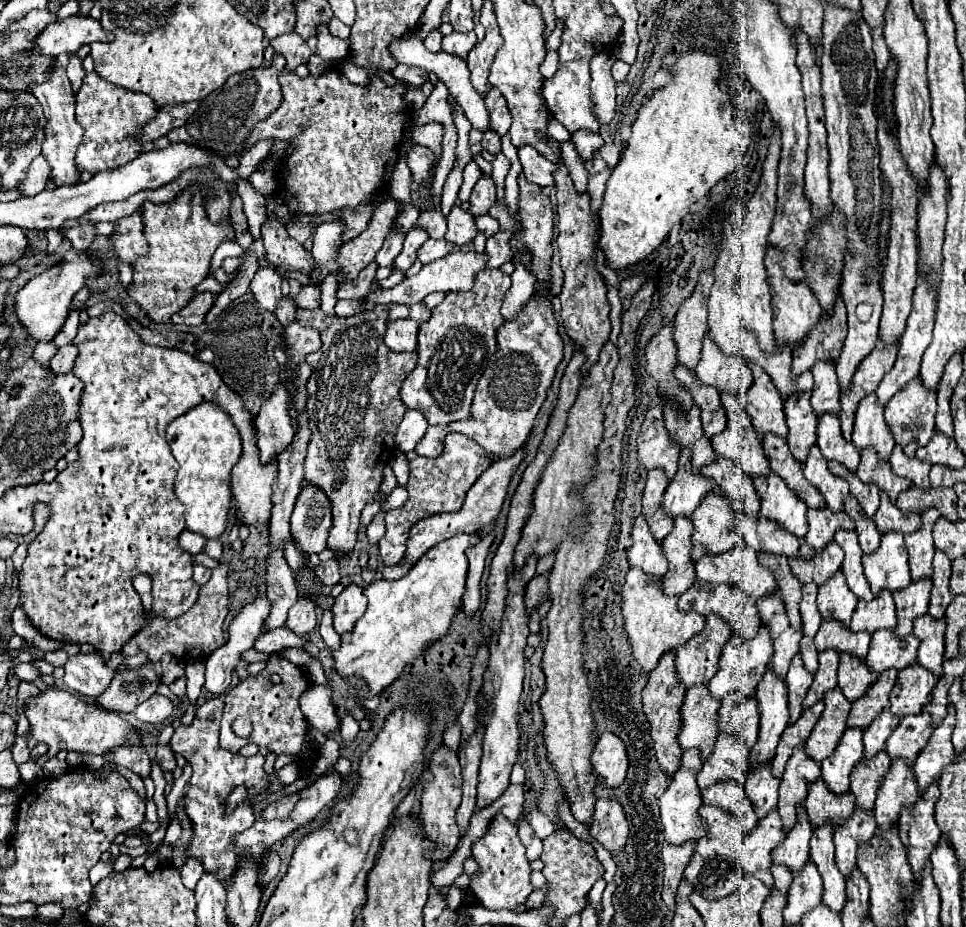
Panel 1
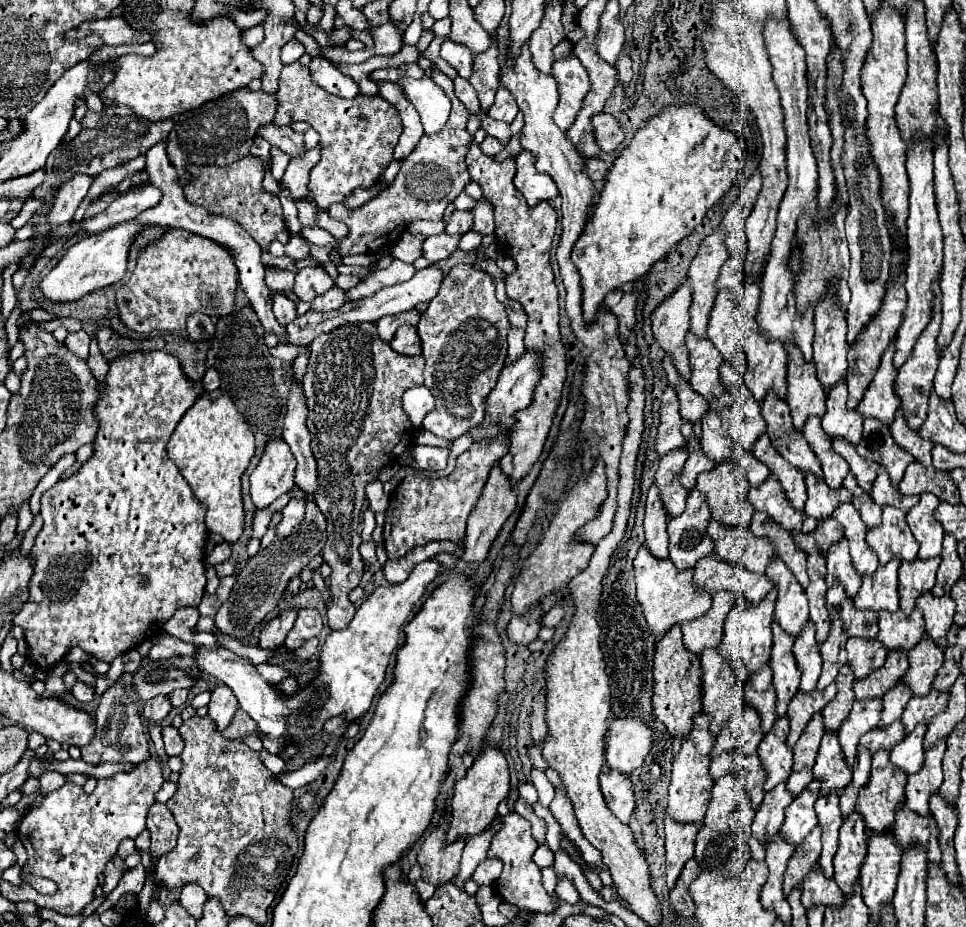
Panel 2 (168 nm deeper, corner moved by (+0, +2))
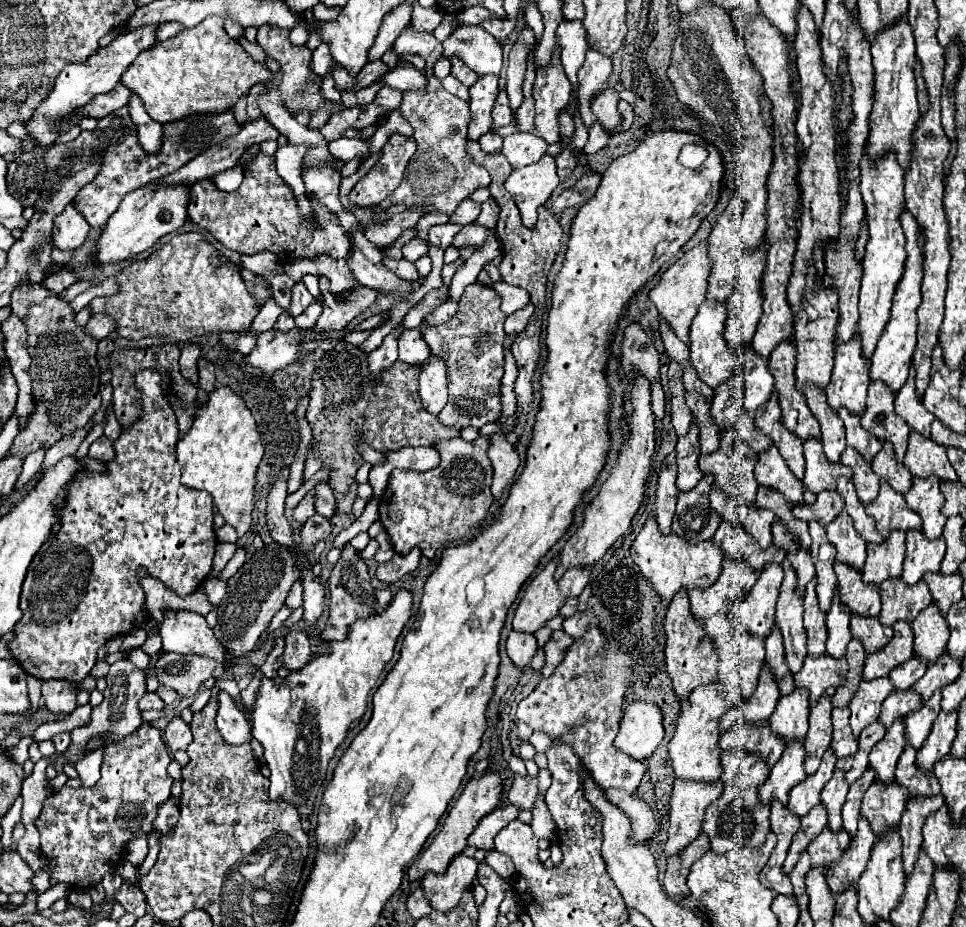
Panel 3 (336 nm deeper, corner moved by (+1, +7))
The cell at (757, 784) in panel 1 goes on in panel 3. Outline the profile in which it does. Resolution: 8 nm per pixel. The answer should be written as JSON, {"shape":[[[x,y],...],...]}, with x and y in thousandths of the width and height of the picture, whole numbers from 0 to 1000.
{"shape":[[[822,744],[805,755],[801,770],[797,772],[797,787],[814,803],[818,798],[830,798],[836,790],[836,746]]]}

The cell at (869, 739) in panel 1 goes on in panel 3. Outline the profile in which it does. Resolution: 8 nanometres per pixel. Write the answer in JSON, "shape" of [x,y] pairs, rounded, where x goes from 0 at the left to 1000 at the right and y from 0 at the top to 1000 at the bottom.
{"shape":[[[944,710],[944,712],[940,712],[940,714],[932,716],[932,718],[928,718],[928,721],[921,725],[919,731],[923,734],[928,746],[936,746],[936,744],[940,744],[948,734],[952,734],[952,731],[957,729],[957,725],[959,725],[959,714]]]}

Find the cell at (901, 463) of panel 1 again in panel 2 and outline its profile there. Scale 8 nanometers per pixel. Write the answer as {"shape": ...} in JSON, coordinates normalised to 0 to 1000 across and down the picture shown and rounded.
{"shape":[[[929,441],[927,454],[922,456],[922,467],[924,467],[924,474],[929,476],[929,480],[939,484],[949,497],[953,497],[955,502],[964,502],[966,480],[962,474],[955,474],[949,465],[941,463],[937,448],[935,448],[935,441]]]}

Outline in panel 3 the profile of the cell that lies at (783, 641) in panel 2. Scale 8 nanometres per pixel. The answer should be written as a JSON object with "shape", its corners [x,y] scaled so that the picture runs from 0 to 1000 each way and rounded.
{"shape":[[[816,604],[810,606],[812,613],[812,628],[807,632],[807,643],[803,649],[803,675],[812,688],[812,703],[814,716],[818,725],[828,725],[834,708],[834,682],[830,675],[830,645],[822,641],[824,634],[824,619]]]}

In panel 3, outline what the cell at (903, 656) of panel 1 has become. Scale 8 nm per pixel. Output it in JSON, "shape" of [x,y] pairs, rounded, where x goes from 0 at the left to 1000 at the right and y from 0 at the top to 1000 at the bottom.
{"shape":[[[917,626],[911,630],[913,641],[913,660],[911,660],[911,673],[925,675],[930,669],[944,671],[961,652],[965,649],[965,643],[961,639],[961,632],[952,626],[946,632],[940,632],[930,626]]]}

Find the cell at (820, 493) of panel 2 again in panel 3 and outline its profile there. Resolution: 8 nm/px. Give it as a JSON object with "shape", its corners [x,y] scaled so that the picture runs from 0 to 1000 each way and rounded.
{"shape":[[[836,475],[832,477],[832,494],[834,494],[834,513],[832,524],[834,529],[849,533],[851,529],[865,526],[865,518],[870,513],[882,516],[882,507],[874,505],[872,501],[859,501],[853,492],[849,475]]]}

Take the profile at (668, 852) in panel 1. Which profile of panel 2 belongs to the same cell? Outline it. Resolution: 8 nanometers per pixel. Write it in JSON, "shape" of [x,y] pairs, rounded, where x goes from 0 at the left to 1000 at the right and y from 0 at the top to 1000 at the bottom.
{"shape":[[[688,879],[688,916],[690,916],[690,957],[697,959],[709,929],[719,920],[719,903],[726,888],[703,888]]]}

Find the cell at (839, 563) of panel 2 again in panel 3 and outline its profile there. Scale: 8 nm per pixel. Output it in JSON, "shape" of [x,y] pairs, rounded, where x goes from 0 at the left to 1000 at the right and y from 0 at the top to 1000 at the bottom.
{"shape":[[[876,550],[870,552],[870,557],[861,565],[855,567],[855,576],[857,576],[857,583],[865,591],[865,606],[888,613],[890,617],[896,604],[896,587],[886,576]]]}

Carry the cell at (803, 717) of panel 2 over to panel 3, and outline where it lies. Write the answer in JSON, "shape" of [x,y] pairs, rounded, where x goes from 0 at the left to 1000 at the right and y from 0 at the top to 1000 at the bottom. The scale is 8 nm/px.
{"shape":[[[857,706],[849,710],[834,708],[830,723],[822,729],[822,742],[832,742],[839,746],[839,762],[845,759],[845,755],[853,749],[857,742],[865,742],[867,738],[874,736],[878,725],[878,714],[876,710],[863,712]]]}

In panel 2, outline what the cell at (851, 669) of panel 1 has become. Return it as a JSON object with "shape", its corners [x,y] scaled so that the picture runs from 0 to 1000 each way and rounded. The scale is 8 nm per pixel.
{"shape":[[[881,687],[877,691],[877,704],[879,704],[879,720],[883,722],[887,732],[898,730],[902,724],[910,722],[918,709],[918,700],[910,689]]]}

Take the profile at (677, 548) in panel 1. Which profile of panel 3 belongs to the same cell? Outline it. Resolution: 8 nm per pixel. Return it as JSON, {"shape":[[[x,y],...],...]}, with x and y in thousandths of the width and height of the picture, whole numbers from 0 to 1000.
{"shape":[[[729,513],[718,529],[702,535],[696,574],[712,583],[714,587],[725,587],[729,583],[735,583],[747,563],[745,557],[733,544],[737,520],[739,513]]]}

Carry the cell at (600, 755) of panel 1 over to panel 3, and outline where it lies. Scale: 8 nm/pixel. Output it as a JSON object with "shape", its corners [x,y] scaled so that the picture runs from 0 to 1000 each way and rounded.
{"shape":[[[654,757],[646,764],[642,787],[638,792],[638,807],[656,820],[669,820],[687,796],[685,768],[673,757]]]}

